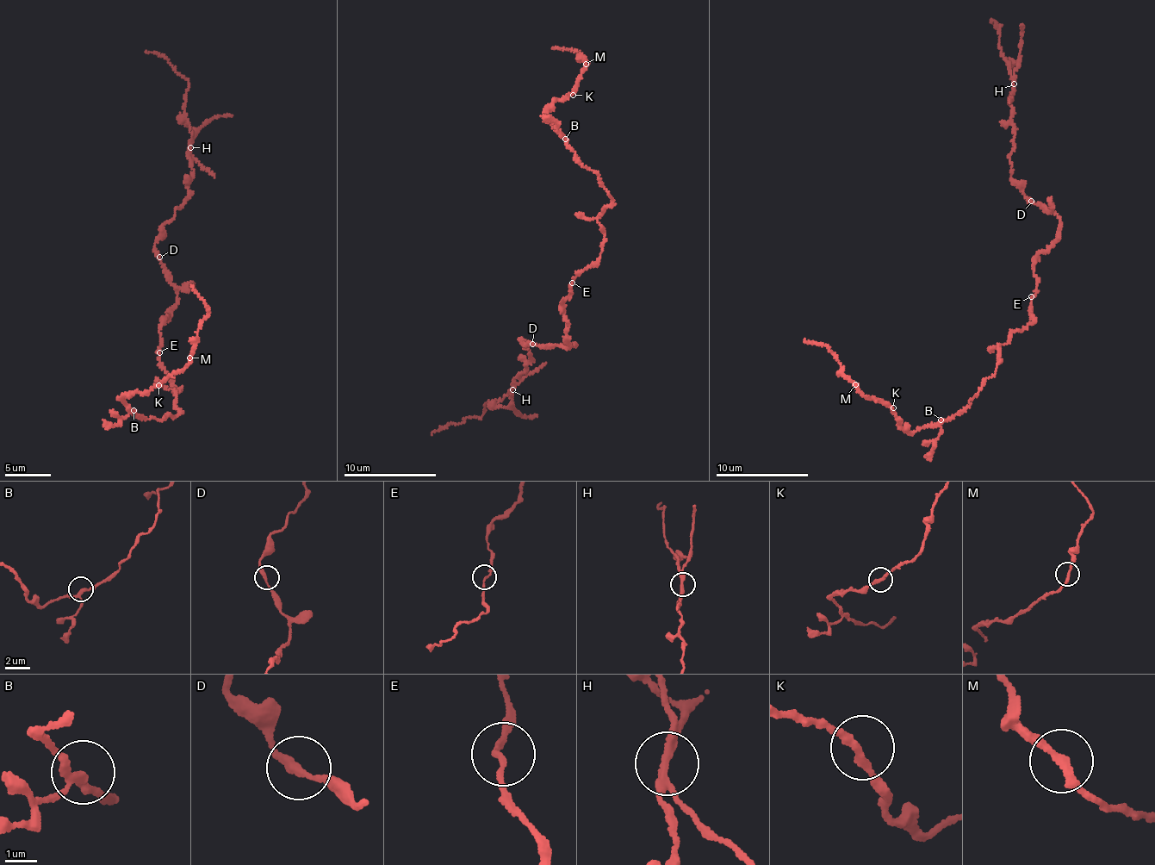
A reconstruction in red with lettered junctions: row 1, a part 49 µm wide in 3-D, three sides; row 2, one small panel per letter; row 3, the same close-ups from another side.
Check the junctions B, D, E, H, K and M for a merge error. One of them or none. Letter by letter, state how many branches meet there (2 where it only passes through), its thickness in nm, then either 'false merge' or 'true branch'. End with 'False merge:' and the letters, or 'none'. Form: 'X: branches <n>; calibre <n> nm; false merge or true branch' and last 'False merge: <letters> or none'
B: branches 3; calibre 190 nm; true branch
D: branches 2; calibre 240 nm; true branch
E: branches 2; calibre 140 nm; true branch
H: branches 3; calibre 200 nm; false merge
K: branches 2; calibre 220 nm; true branch
M: branches 2; calibre 240 nm; true branch
False merge: H

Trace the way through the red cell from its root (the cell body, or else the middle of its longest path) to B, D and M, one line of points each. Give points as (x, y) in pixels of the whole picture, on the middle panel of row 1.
B: (572, 284), (579, 272), (600, 256), (605, 235), (597, 220), (611, 200), (596, 171), (581, 166), (565, 139)
D: (572, 284), (567, 299), (560, 302), (567, 322), (567, 350), (532, 344)
M: (572, 284), (600, 256), (605, 235), (597, 220), (611, 200), (548, 114), (573, 93), (586, 64)

